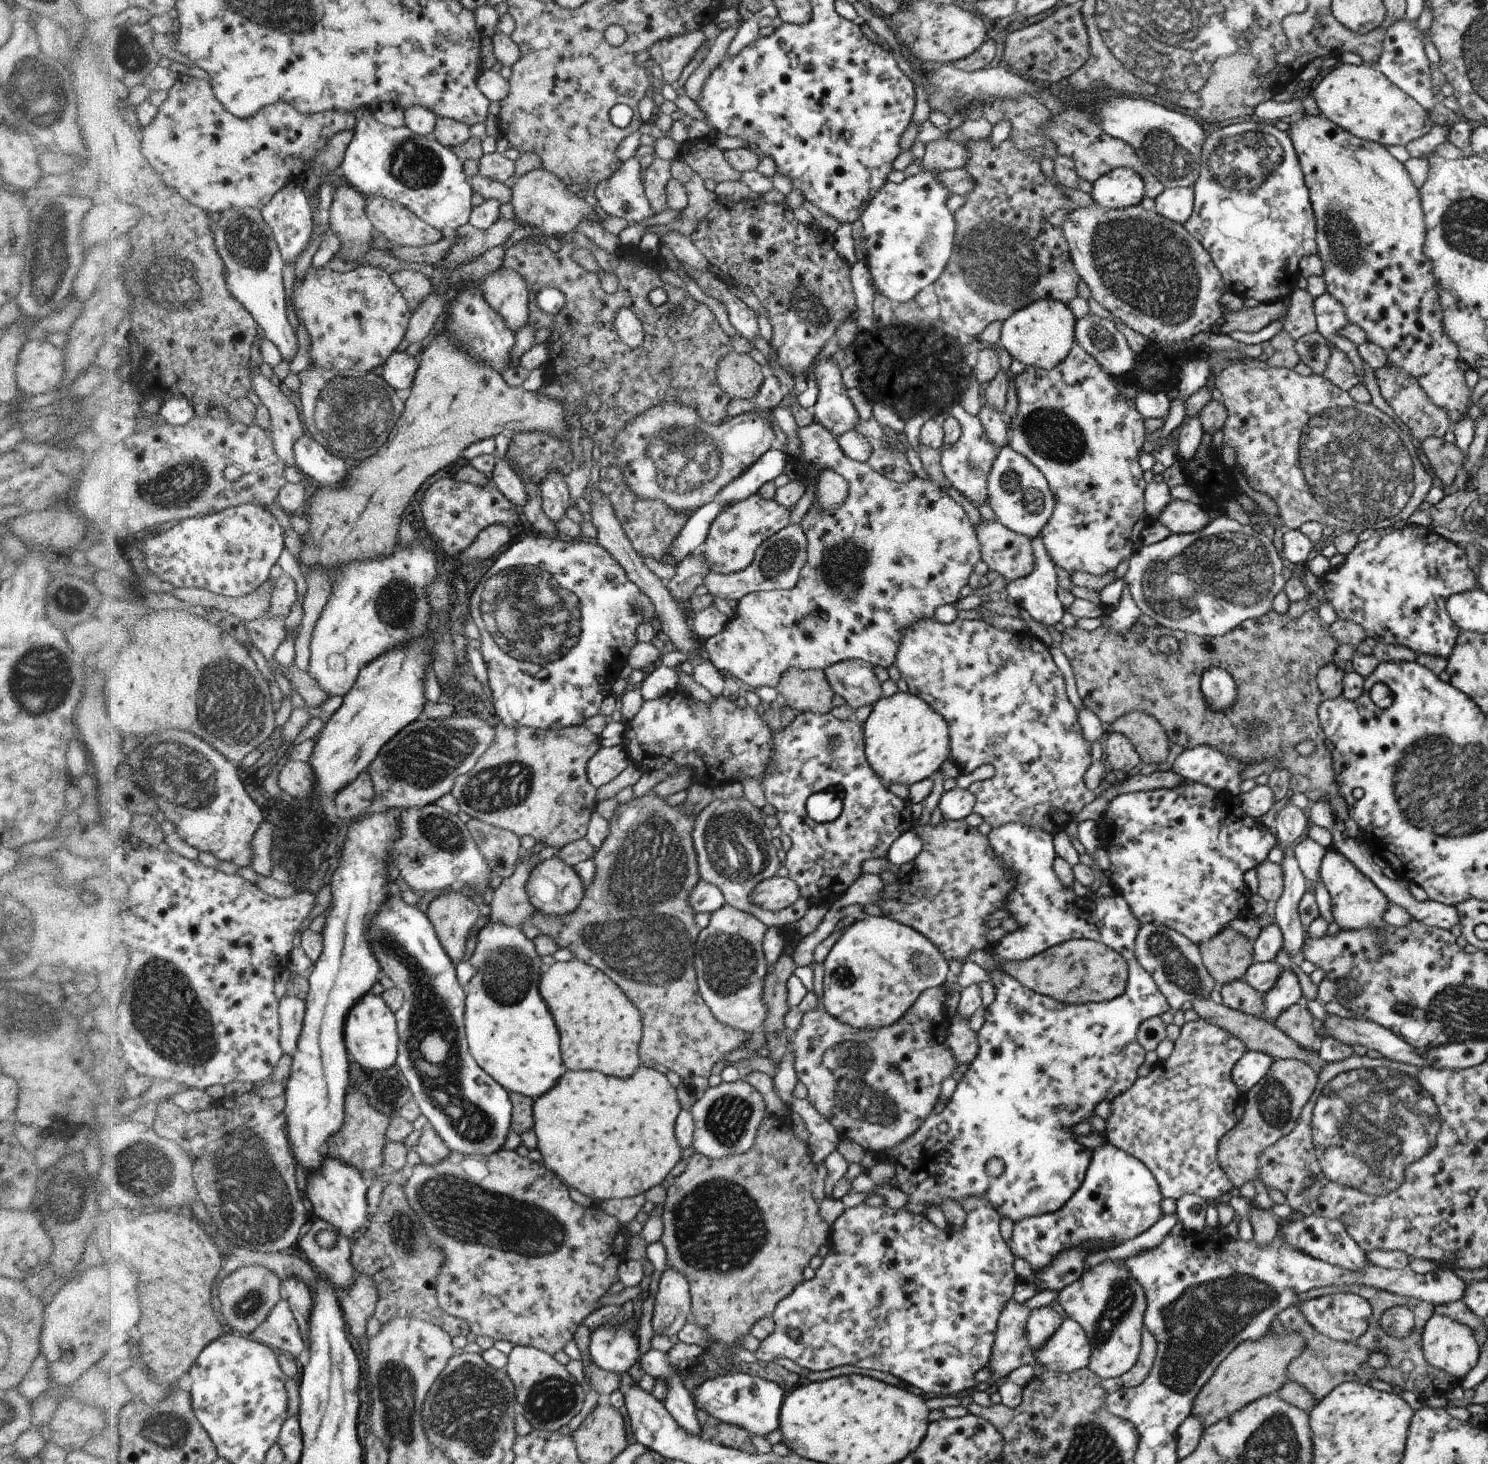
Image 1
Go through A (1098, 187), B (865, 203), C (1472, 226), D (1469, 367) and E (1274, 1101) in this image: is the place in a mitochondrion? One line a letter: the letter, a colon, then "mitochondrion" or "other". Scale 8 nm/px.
A: other
B: other
C: mitochondrion
D: other
E: mitochondrion

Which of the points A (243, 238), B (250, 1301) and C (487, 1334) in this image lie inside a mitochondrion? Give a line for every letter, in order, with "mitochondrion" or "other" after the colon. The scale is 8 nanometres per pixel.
A: mitochondrion
B: mitochondrion
C: other

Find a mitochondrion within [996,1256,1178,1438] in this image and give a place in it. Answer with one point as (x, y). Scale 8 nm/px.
(1119, 1302)

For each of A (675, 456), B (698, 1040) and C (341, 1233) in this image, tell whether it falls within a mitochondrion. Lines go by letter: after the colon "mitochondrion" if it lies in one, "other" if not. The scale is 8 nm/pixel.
A: mitochondrion
B: other
C: other

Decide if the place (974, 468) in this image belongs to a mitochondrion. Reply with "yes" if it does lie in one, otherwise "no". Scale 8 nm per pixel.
yes

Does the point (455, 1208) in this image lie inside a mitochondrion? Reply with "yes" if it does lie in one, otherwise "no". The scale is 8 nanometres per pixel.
yes

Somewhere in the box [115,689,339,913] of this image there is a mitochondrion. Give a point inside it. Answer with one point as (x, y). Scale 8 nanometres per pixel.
(190, 778)

